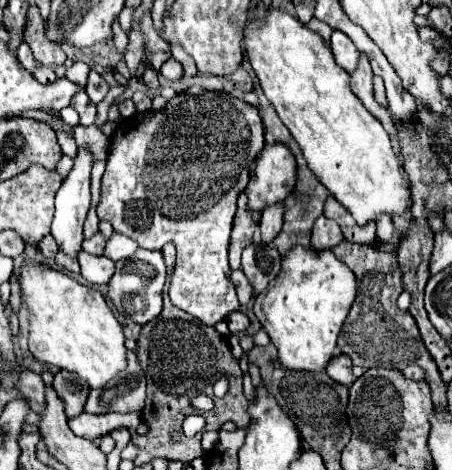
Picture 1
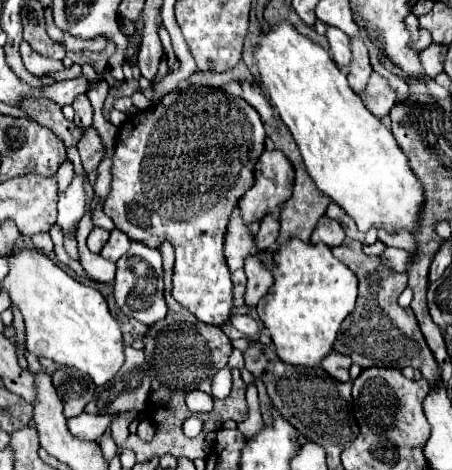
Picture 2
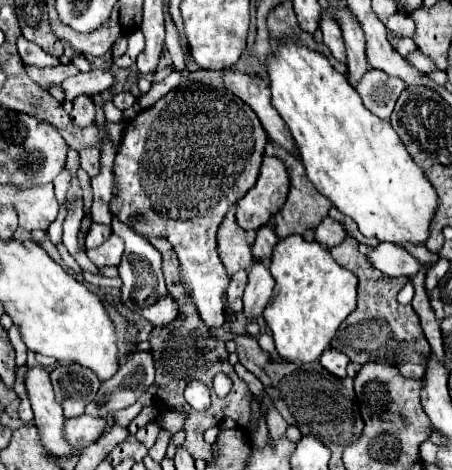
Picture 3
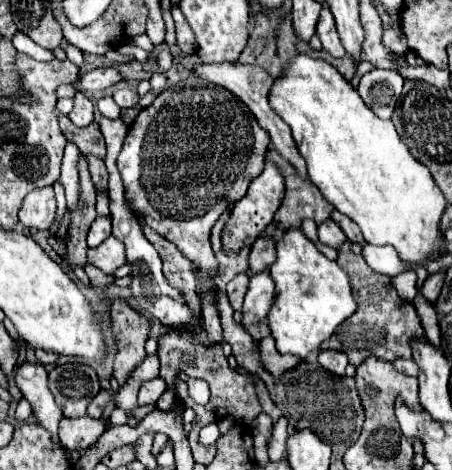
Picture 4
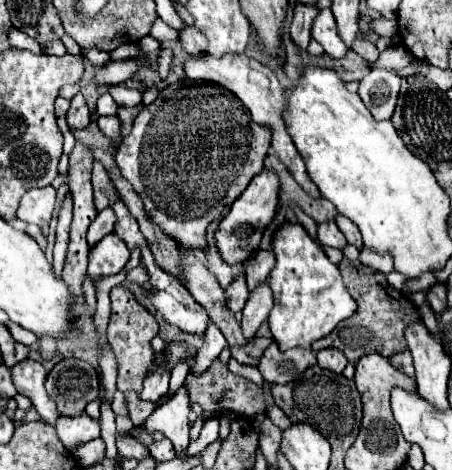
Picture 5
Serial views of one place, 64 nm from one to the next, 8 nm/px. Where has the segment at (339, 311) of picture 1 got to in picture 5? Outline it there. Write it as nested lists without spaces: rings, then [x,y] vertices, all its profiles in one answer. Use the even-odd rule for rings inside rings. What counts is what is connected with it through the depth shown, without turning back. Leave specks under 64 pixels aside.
[[[286,222],[274,234],[276,266],[270,272],[270,288],[280,294],[270,312],[270,330],[282,352],[288,348],[312,348],[312,342],[326,338],[338,322],[356,312],[356,302],[344,288],[344,280],[336,264],[332,264],[322,248],[298,224]]]

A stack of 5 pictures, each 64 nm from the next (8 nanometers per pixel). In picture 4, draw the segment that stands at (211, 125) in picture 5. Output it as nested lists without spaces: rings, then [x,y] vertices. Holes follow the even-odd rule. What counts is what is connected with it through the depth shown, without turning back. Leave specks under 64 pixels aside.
[[[194,76],[194,80],[180,82],[162,92],[152,106],[144,108],[136,116],[136,120],[128,128],[122,152],[116,162],[124,182],[124,200],[128,208],[136,216],[142,216],[142,220],[154,232],[174,242],[176,248],[192,262],[196,280],[200,284],[202,324],[210,336],[210,344],[222,342],[222,326],[216,304],[218,260],[210,244],[210,230],[218,222],[220,214],[246,194],[254,176],[262,172],[268,144],[268,132],[260,128],[260,124],[256,122],[256,118],[244,102],[240,102],[232,92]]]

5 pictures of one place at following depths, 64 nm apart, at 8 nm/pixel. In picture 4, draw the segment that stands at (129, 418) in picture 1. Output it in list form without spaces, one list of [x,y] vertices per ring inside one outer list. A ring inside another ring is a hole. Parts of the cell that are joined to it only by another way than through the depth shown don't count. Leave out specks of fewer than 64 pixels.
[[[90,416],[62,418],[58,436],[60,436],[60,442],[64,444],[64,448],[84,450],[84,448],[92,446],[102,436],[104,430],[106,430],[104,422],[90,418]]]

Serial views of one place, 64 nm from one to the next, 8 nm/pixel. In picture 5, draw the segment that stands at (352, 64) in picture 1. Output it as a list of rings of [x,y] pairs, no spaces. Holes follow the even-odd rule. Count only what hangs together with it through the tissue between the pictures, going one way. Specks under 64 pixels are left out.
[[[330,8],[320,10],[320,14],[316,16],[316,20],[312,24],[312,38],[318,40],[324,48],[324,52],[330,54],[332,58],[342,58],[348,50],[336,32],[336,20],[332,20]]]

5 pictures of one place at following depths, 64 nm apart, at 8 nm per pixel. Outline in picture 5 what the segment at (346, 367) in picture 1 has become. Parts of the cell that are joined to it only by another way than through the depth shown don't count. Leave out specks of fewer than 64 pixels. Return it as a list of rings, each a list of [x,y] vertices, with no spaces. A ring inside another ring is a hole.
[[[326,348],[326,350],[320,350],[318,352],[318,366],[326,368],[330,372],[342,374],[342,370],[346,368],[346,364],[348,364],[348,360],[346,360],[346,356],[340,350]]]

